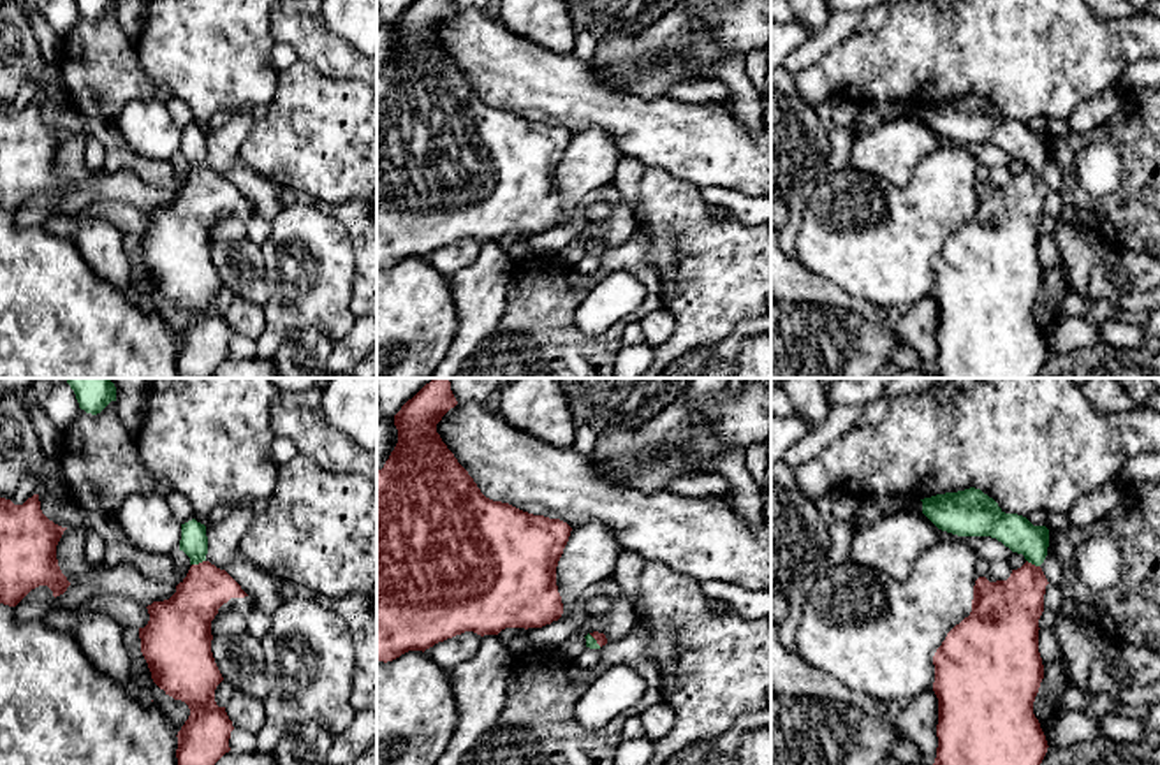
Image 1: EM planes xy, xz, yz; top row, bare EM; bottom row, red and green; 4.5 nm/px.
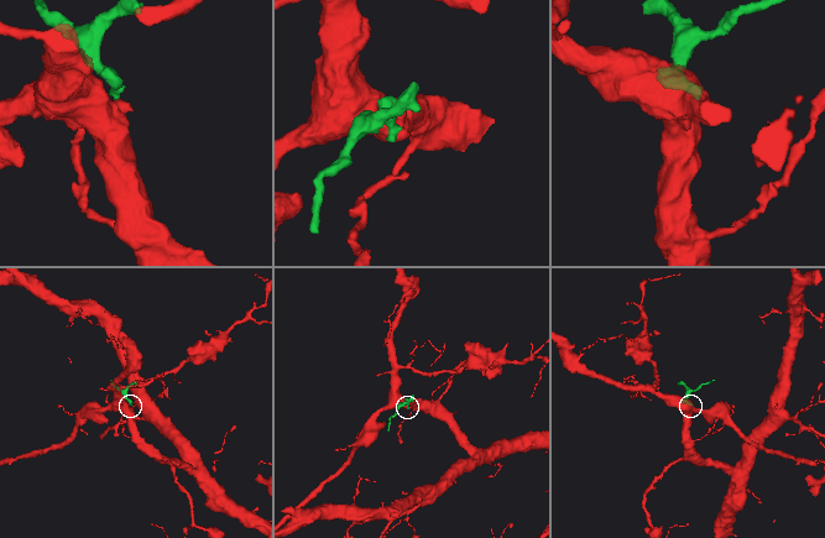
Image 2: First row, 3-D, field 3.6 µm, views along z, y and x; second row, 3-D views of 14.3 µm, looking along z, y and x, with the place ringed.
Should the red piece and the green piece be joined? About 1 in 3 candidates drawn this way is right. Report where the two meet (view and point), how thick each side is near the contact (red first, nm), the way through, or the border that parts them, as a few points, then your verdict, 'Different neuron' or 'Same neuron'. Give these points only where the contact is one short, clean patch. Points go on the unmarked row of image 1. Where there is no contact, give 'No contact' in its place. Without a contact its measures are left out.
Touches red at xy (199, 169). Thickness 220 nm (red) against 130 nm. Path across: xy (187, 222), (199, 203), (199, 169), (194, 148). Same neuron

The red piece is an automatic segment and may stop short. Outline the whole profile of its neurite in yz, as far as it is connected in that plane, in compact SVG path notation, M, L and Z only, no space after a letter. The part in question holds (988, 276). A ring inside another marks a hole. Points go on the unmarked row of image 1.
M980 95L924 104L922 120L958 142L991 142L1026 169L1007 186L979 183L972 218L933 262L936 378L1035 378L1047 346L1033 320L1044 285L1039 225L1049 190L1040 171L1049 135L1005 120Z

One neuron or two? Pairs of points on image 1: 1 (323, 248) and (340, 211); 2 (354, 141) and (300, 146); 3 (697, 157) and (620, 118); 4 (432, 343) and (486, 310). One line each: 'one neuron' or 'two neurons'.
1: two neurons
2: one neuron
3: one neuron
4: two neurons

